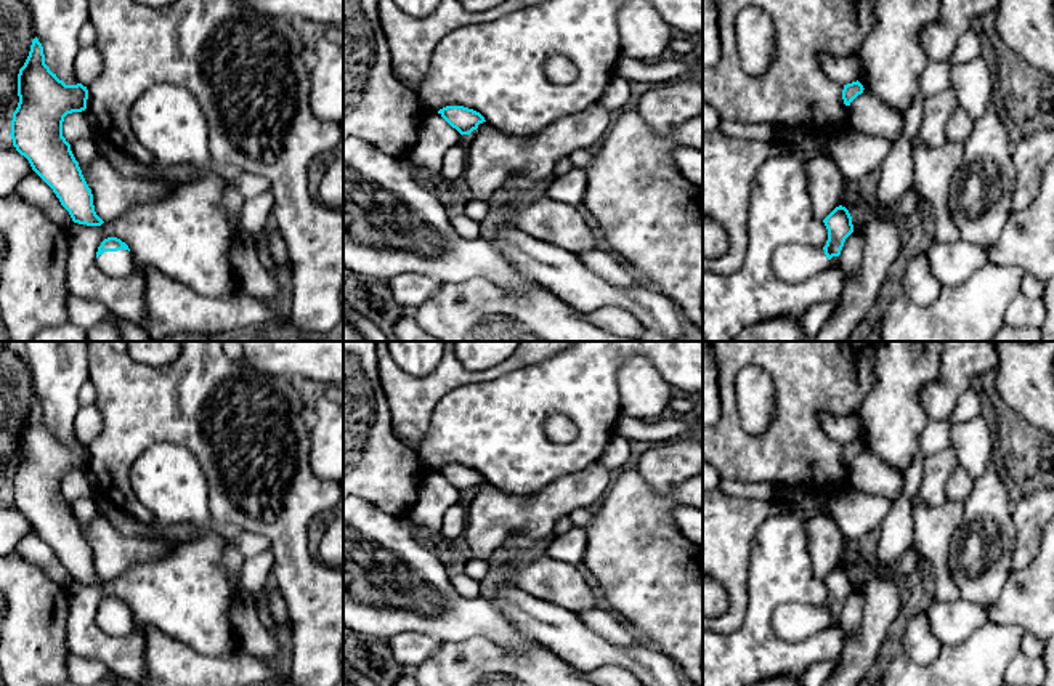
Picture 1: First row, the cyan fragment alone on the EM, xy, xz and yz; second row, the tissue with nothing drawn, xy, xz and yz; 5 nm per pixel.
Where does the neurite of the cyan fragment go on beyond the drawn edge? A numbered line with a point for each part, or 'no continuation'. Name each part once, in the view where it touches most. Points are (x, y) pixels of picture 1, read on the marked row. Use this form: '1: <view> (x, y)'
1: xy (119, 263)

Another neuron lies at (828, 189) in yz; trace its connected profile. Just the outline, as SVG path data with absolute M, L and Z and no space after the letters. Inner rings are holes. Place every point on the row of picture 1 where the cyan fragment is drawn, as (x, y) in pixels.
M817 155L805 163L807 188L812 199L812 212L825 220L836 207L842 205L850 213L866 218L871 208L858 197L834 162L828 155Z

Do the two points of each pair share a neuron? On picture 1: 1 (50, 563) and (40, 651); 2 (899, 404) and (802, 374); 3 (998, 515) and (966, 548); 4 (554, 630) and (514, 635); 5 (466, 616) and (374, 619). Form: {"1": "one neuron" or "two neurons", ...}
{"1": "two neurons", "2": "two neurons", "3": "one neuron", "4": "two neurons", "5": "one neuron"}

